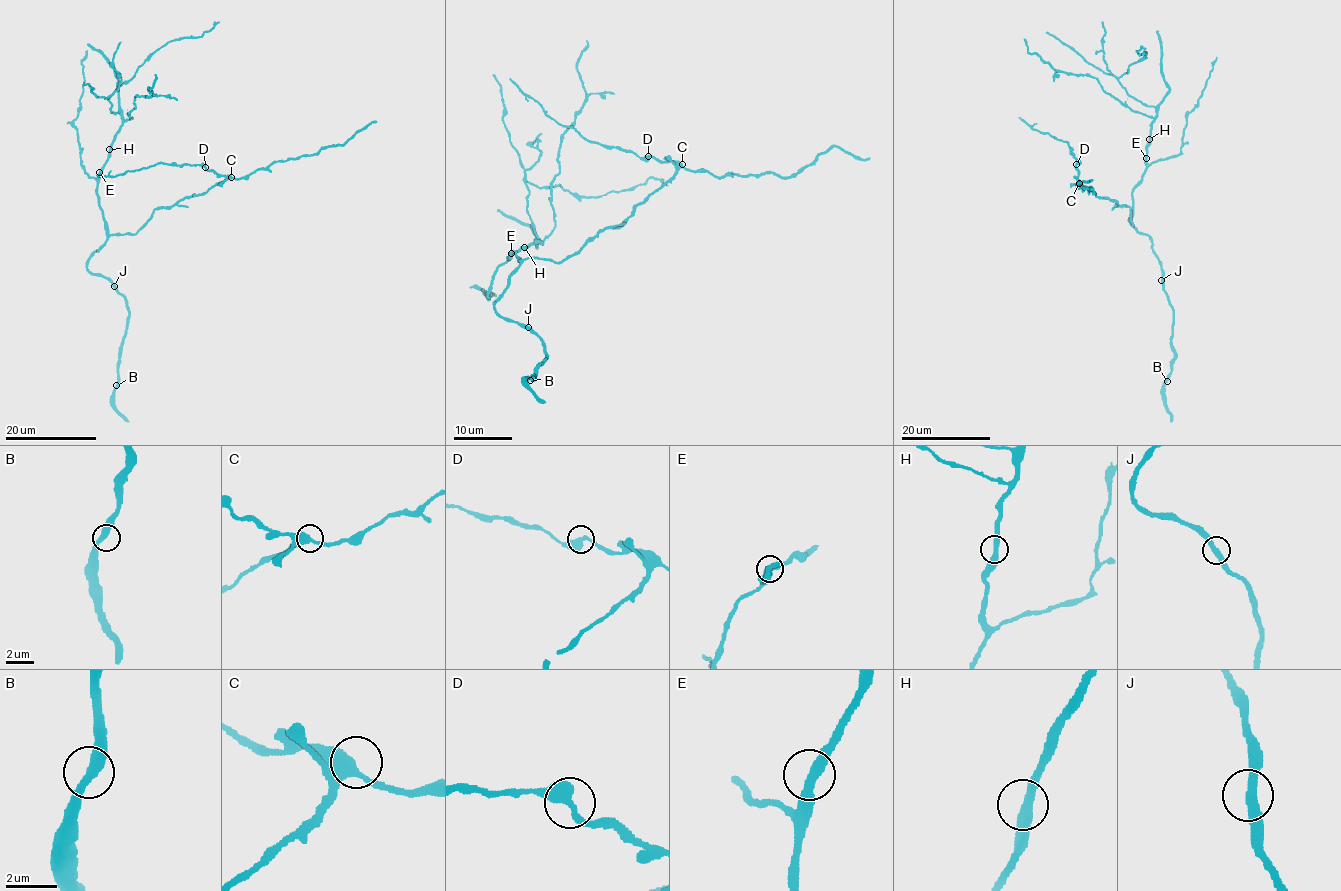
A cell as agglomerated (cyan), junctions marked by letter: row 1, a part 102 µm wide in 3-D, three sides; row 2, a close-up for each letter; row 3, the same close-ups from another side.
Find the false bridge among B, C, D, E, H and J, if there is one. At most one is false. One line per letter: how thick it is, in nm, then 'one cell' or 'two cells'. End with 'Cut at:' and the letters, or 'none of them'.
B: calibre 400 nm; one cell
C: calibre 440 nm; one cell
D: calibre 420 nm; one cell
E: calibre 380 nm; one cell
H: calibre 400 nm; one cell
J: calibre 360 nm; one cell
Cut at: none of them

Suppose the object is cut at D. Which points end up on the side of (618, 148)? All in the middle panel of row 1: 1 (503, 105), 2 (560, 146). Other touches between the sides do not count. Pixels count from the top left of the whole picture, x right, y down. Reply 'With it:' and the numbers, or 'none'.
With it: none

